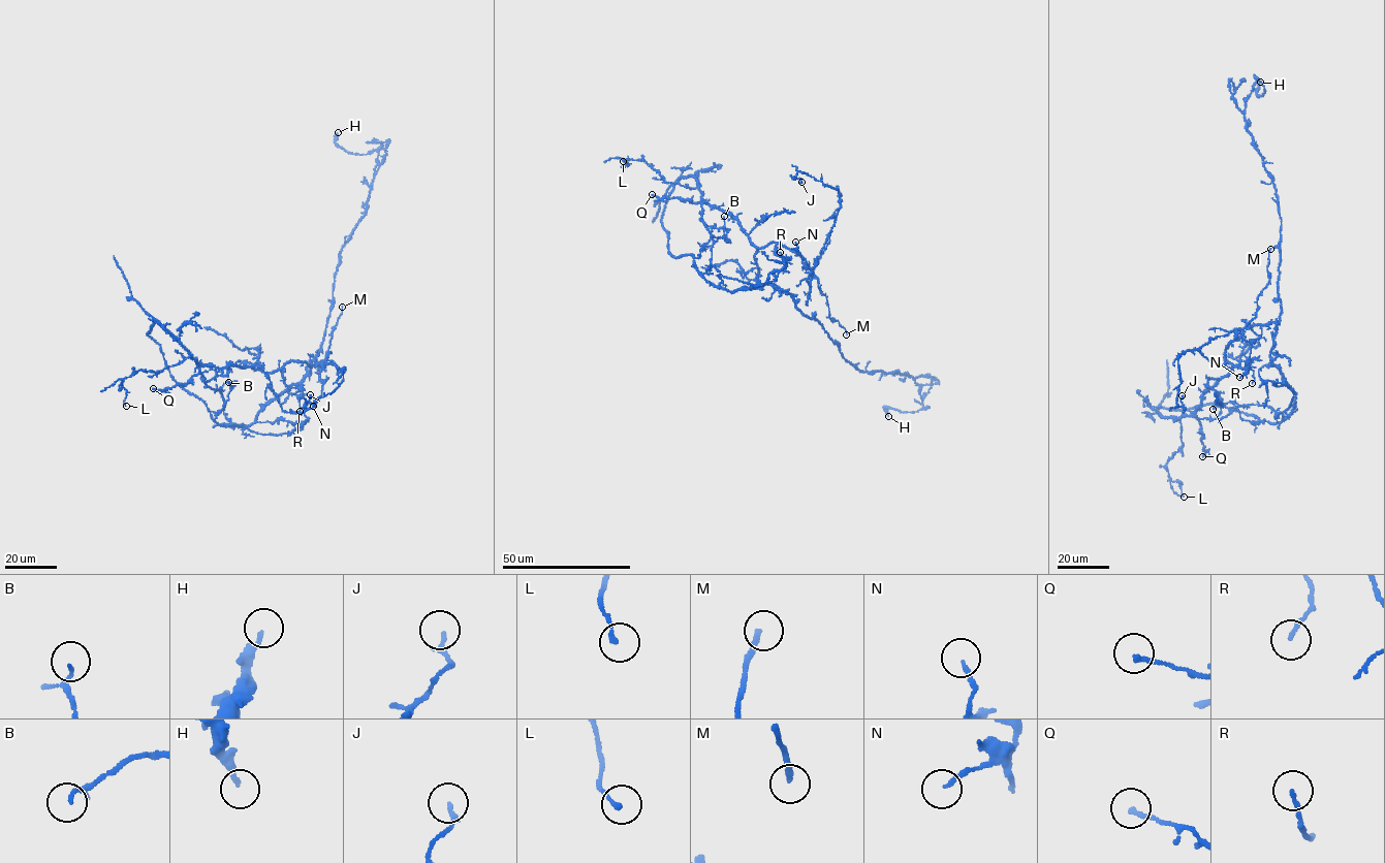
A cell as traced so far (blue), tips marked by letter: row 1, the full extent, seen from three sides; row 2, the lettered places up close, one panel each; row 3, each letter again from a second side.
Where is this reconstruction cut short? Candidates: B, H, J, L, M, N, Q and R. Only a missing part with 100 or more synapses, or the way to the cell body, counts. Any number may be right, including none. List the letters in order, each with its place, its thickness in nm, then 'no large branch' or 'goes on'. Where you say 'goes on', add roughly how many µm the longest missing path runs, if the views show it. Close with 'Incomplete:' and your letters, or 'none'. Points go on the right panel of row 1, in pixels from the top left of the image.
B: place (1213, 409); calibre 100 nm; no large branch
H: place (1260, 82); calibre 200 nm; no large branch
J: place (1182, 395); calibre 180 nm; no large branch
L: place (1184, 497); calibre 160 nm; no large branch
M: place (1270, 249); calibre 170 nm; no large branch
N: place (1239, 377); calibre 140 nm; no large branch
Q: place (1202, 456); calibre 150 nm; no large branch
R: place (1252, 383); calibre 140 nm; no large branch
Incomplete: none

